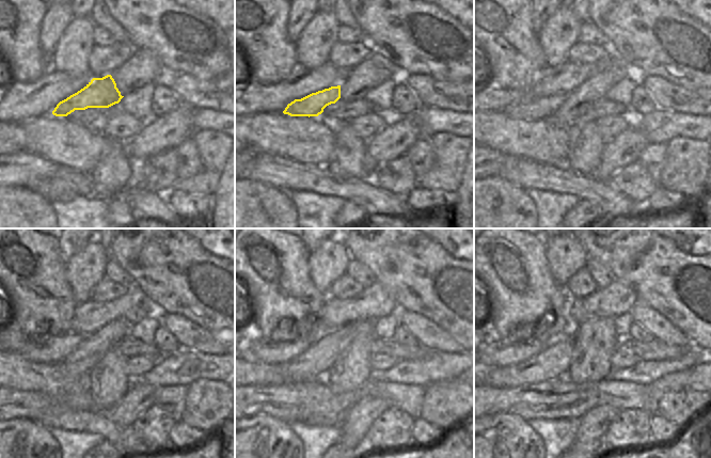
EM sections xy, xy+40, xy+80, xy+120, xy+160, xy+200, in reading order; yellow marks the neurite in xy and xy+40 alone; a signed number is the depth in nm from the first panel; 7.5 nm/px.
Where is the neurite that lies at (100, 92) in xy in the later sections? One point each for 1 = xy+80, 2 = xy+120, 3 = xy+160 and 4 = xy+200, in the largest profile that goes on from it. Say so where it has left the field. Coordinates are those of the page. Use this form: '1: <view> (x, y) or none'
1: xy+80 (542, 107)
2: xy+120 (43, 349)
3: xy+160 (279, 349)
4: xy+200 (495, 352)

